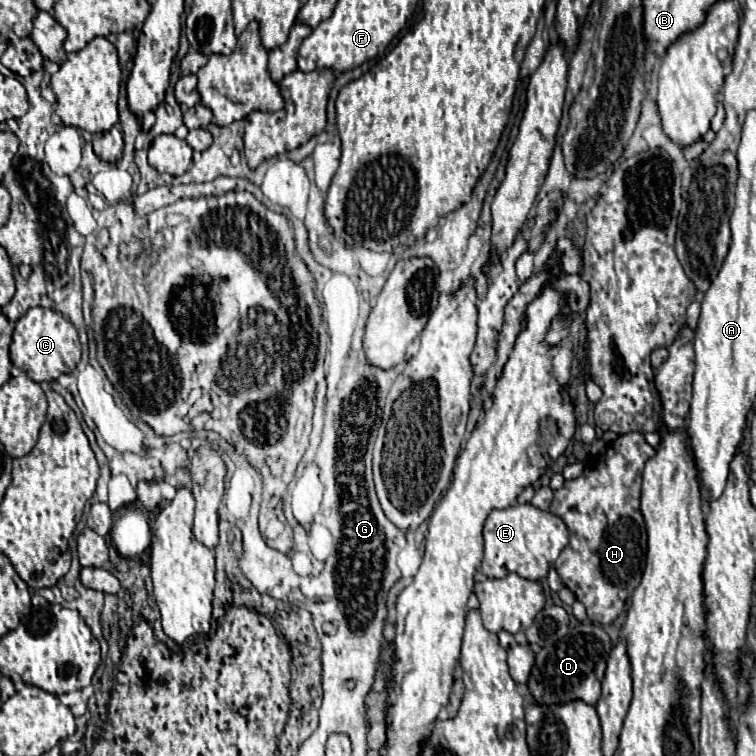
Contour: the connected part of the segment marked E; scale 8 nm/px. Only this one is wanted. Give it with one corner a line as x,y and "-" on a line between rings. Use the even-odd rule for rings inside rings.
512,505
506,509
494,509
484,523
484,559
482,573
490,579
500,579
510,573
518,573
524,579
540,581
548,575
548,569
558,559
560,551
568,545
568,529
564,521
534,505

